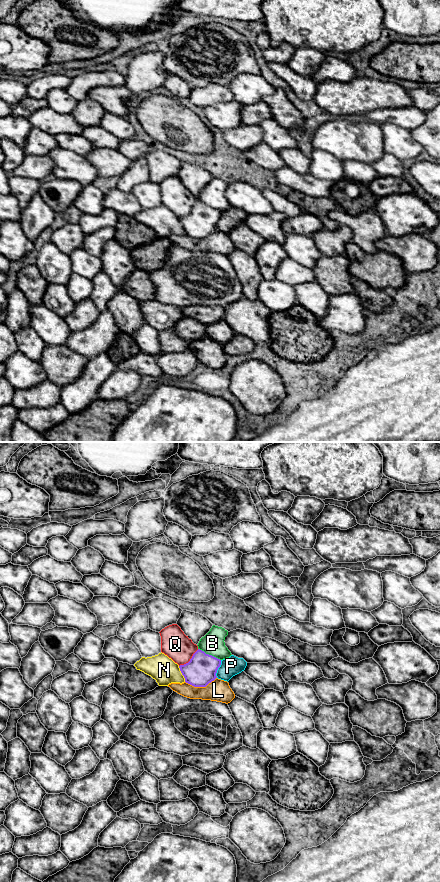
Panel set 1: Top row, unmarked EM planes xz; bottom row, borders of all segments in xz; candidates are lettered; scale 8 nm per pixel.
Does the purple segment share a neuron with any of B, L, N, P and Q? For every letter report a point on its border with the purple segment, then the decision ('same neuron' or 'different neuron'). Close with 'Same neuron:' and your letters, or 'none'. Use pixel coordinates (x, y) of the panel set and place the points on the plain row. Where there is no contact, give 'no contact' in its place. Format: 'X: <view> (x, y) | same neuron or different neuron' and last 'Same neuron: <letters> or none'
B: xz (208, 206) | different neuron
L: xz (200, 238) | different neuron
N: xz (182, 226) | different neuron
P: xz (217, 221) | different neuron
Q: xz (190, 212) | different neuron
Same neuron: none

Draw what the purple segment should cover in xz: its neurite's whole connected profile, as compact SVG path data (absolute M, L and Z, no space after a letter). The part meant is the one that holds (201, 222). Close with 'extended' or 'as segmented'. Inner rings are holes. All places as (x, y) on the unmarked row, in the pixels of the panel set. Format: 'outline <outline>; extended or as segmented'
outline M198 201L190 213L179 220L186 235L194 239L206 239L217 230L216 225L220 217L220 211Z; as segmented

